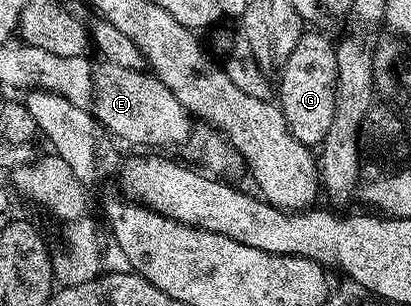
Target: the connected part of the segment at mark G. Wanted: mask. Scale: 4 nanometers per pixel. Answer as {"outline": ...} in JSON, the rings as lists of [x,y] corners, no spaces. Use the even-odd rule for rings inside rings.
{"outline":[[[304,32],[293,47],[293,55],[281,66],[283,78],[277,81],[277,104],[285,115],[289,131],[308,147],[322,146],[335,118],[335,84],[337,83],[336,42],[323,33]]]}

